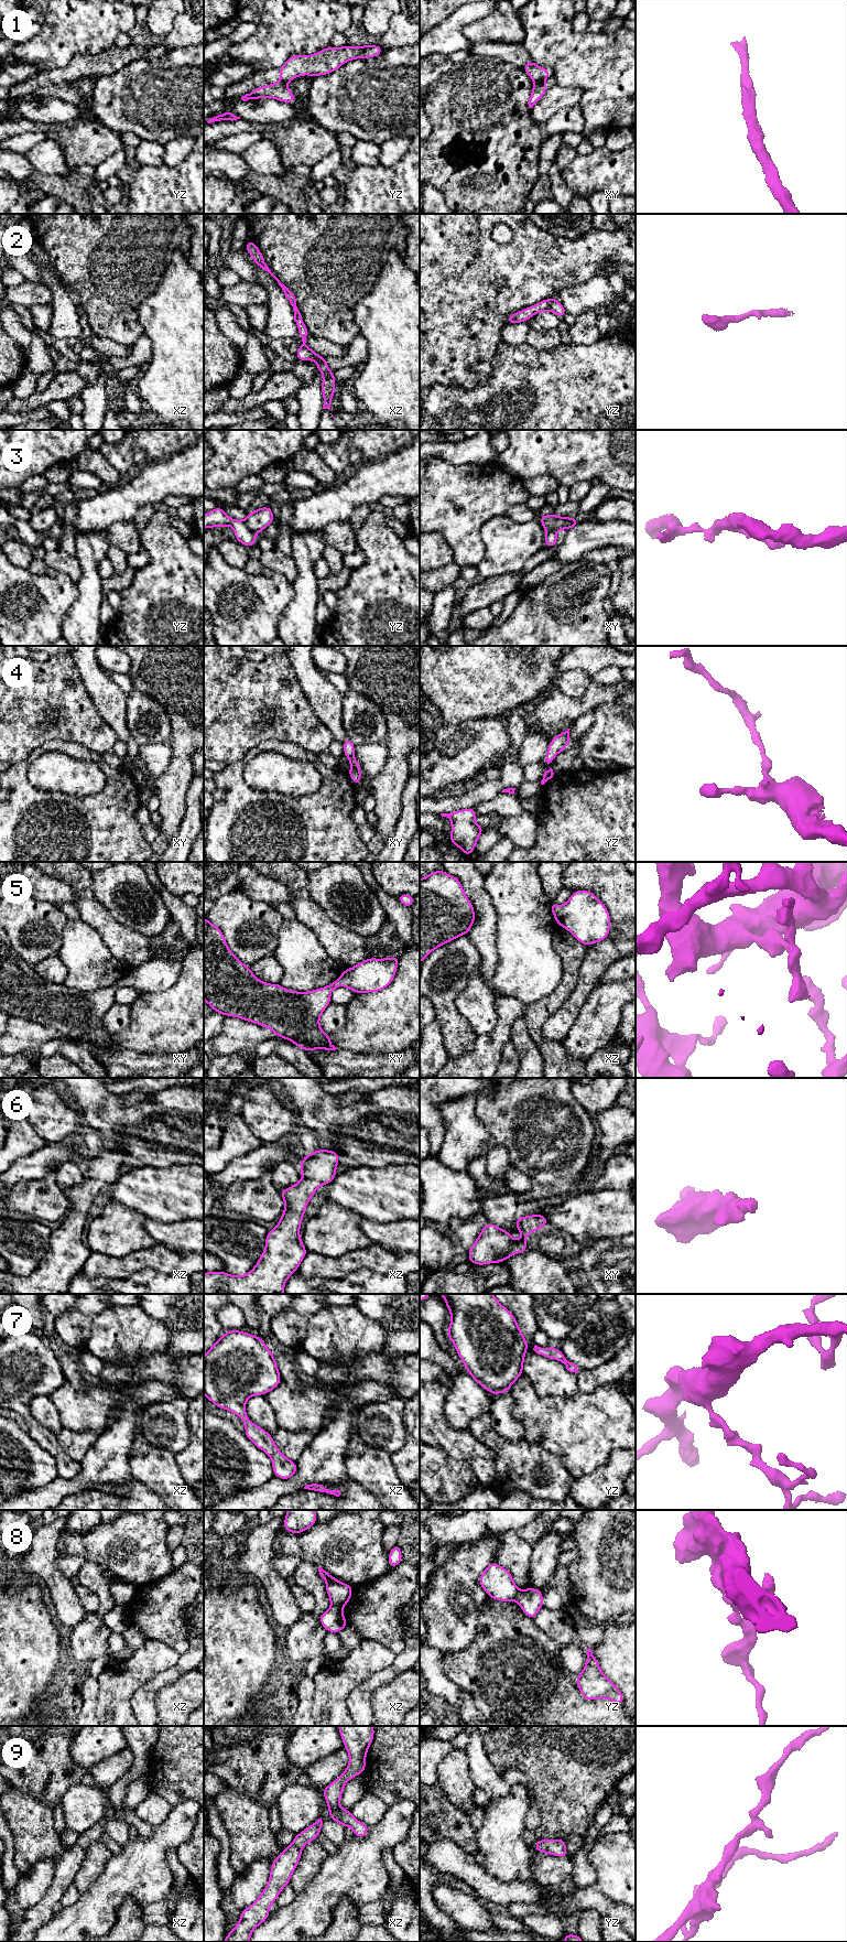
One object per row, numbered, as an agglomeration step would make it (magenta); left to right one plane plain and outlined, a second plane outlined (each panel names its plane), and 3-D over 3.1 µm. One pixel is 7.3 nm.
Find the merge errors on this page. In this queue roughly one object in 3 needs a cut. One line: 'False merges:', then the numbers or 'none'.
False merges: 1, 3, 8

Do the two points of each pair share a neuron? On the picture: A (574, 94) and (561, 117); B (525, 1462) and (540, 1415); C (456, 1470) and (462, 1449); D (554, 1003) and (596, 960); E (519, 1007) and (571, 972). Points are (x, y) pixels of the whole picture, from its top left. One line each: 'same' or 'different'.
A: different
B: different
C: different
D: different
E: different

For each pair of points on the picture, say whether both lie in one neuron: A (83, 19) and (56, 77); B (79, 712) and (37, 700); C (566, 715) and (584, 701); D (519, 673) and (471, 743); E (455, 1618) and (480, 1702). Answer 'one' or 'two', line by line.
A: two
B: one
C: one
D: two
E: two

